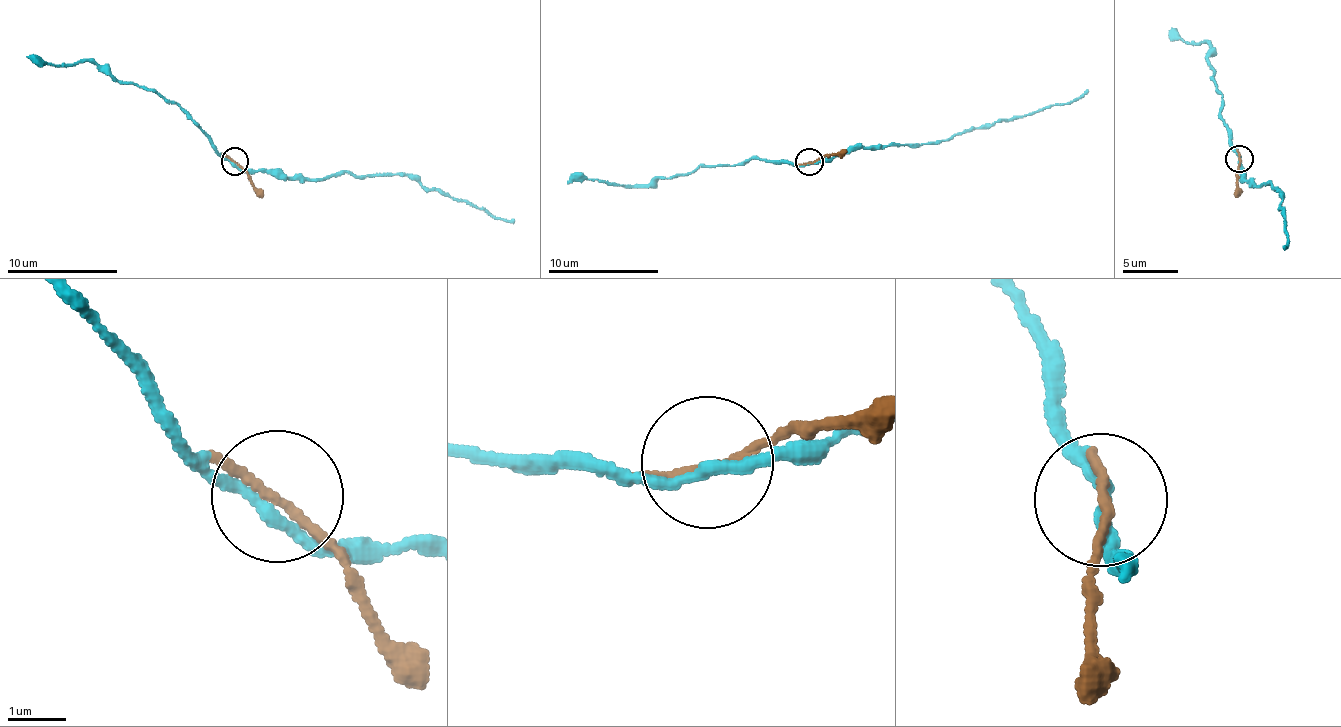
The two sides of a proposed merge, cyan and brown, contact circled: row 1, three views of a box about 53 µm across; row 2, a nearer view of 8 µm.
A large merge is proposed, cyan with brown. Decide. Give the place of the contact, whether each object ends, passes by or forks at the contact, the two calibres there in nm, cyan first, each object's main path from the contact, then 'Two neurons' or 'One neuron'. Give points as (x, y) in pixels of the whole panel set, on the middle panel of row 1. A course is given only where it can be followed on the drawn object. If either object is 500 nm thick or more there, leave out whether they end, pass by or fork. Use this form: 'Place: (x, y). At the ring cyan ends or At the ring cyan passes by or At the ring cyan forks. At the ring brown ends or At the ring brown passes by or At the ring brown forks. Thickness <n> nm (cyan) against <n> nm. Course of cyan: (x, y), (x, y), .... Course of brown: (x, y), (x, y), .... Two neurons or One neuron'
Place: (809, 162). At the ring cyan passes by. At the ring brown passes by. Thickness 190 nm (cyan) against 130 nm. Course of cyan: (809, 161), (843, 155), (862, 147), (930, 144), (996, 121), (1013, 120), (1065, 104), (1087, 90). Course of brown: (808, 161), (845, 149). Two neurons

